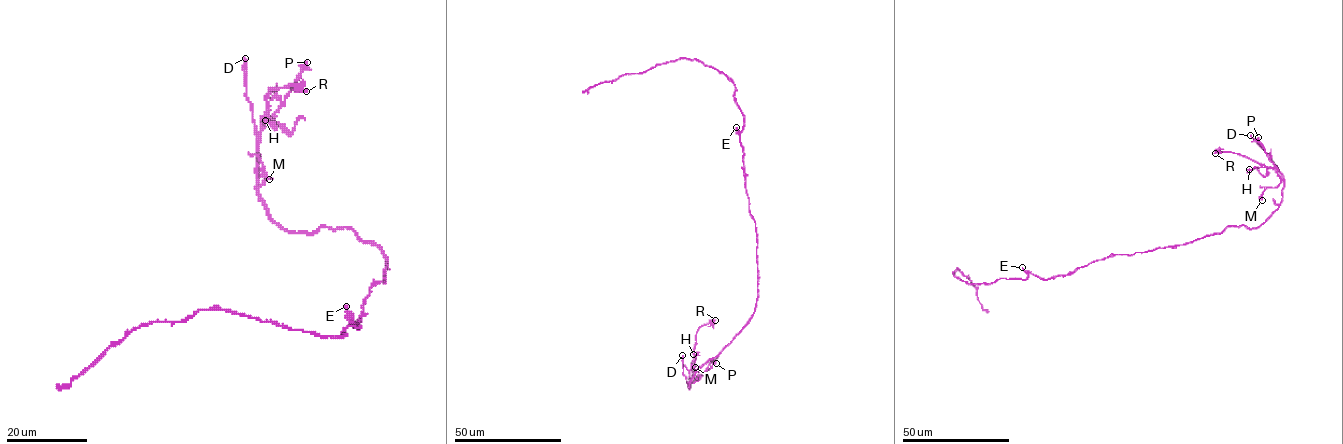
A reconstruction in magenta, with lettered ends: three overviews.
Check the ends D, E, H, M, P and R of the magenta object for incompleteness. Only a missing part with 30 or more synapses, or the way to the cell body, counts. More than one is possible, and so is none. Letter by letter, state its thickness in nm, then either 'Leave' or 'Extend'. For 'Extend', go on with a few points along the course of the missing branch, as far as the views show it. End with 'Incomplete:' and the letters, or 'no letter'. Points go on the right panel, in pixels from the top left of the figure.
D: Thickness 280 nm. Extend
E: Thickness 220 nm. Extend. Course of what is missing: (1022, 267), (1014, 259), (1008, 238), (1018, 206), (1037, 174), (1046, 145), (1046, 108), (1062, 79)
H: Thickness 260 nm. Leave
M: Thickness 190 nm. Leave
P: Thickness 280 nm. Leave
R: Thickness 180 nm. Leave
Incomplete: D, E

